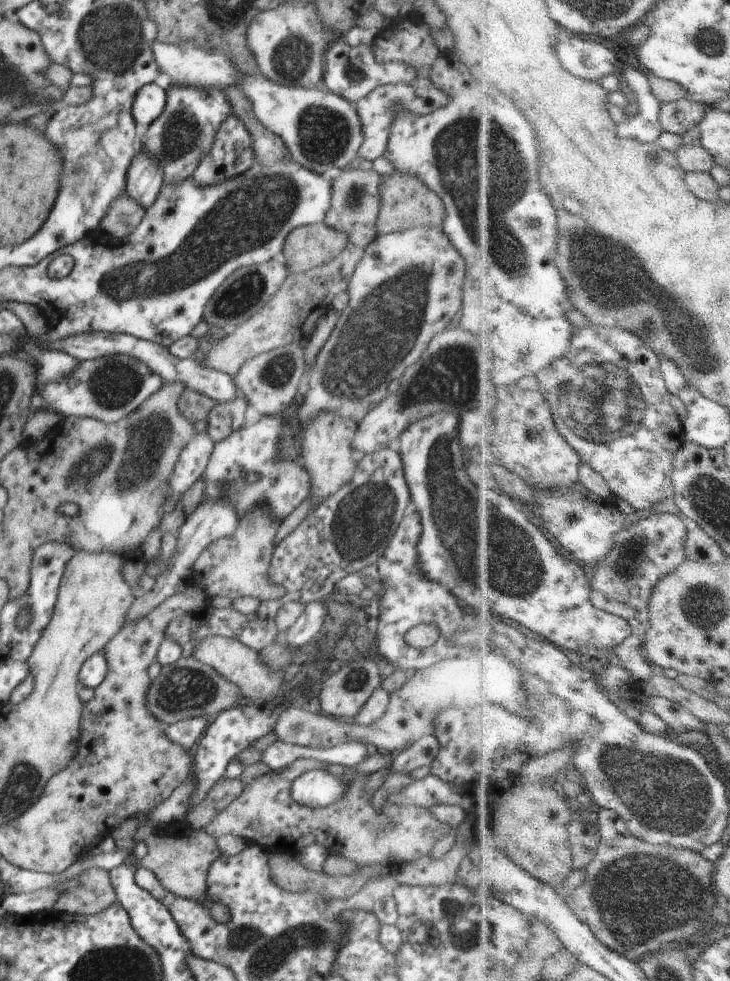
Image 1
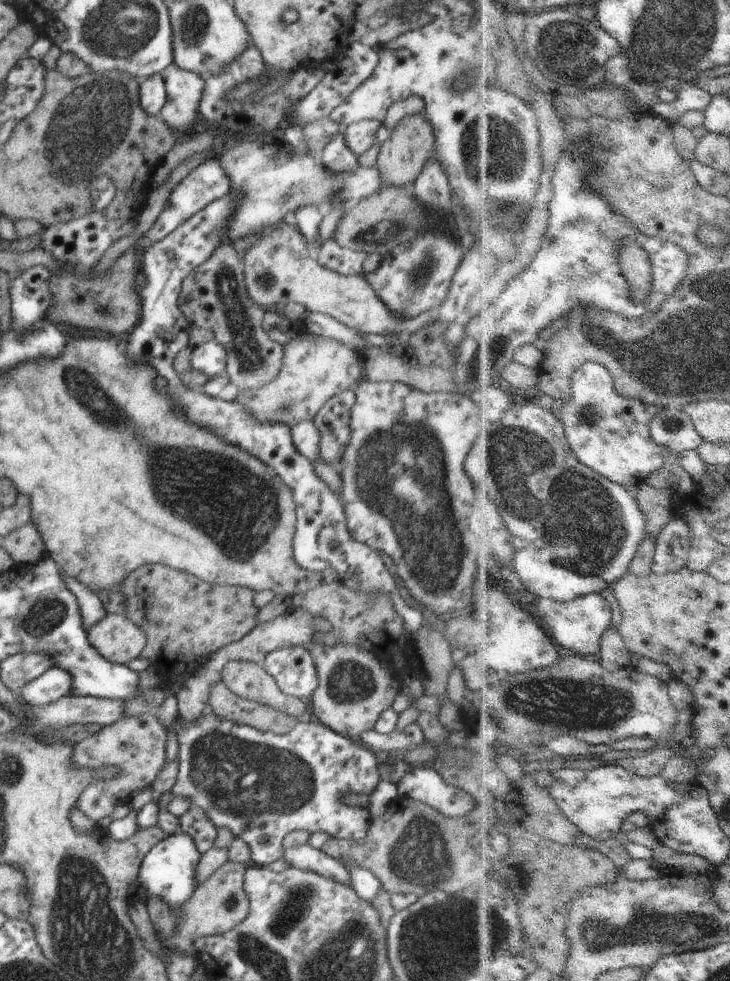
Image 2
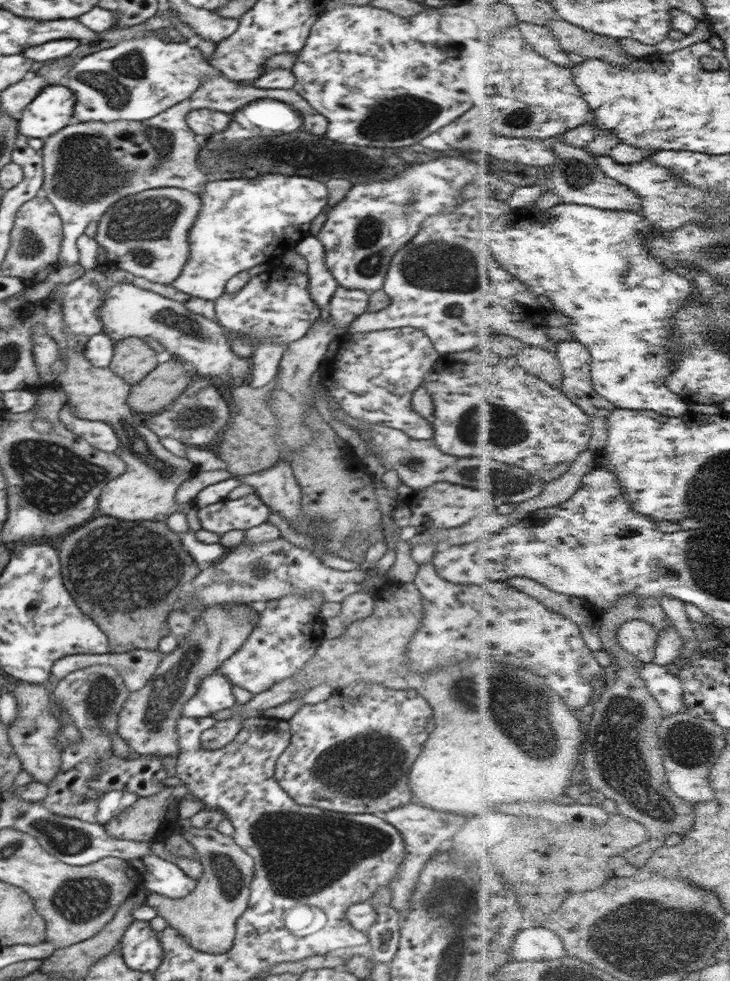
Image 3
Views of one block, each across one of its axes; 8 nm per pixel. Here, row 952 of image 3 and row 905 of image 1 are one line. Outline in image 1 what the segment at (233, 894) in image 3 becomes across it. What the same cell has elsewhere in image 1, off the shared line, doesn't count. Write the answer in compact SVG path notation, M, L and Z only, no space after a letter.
M177 823L159 828L148 835L142 842L147 845L147 853L139 863L151 870L160 884L175 895L206 903L211 915L219 923L229 919L229 909L220 902L212 901L206 894L207 874L213 860L222 855L217 847L217 839L210 836L204 829L193 829L186 823Z

